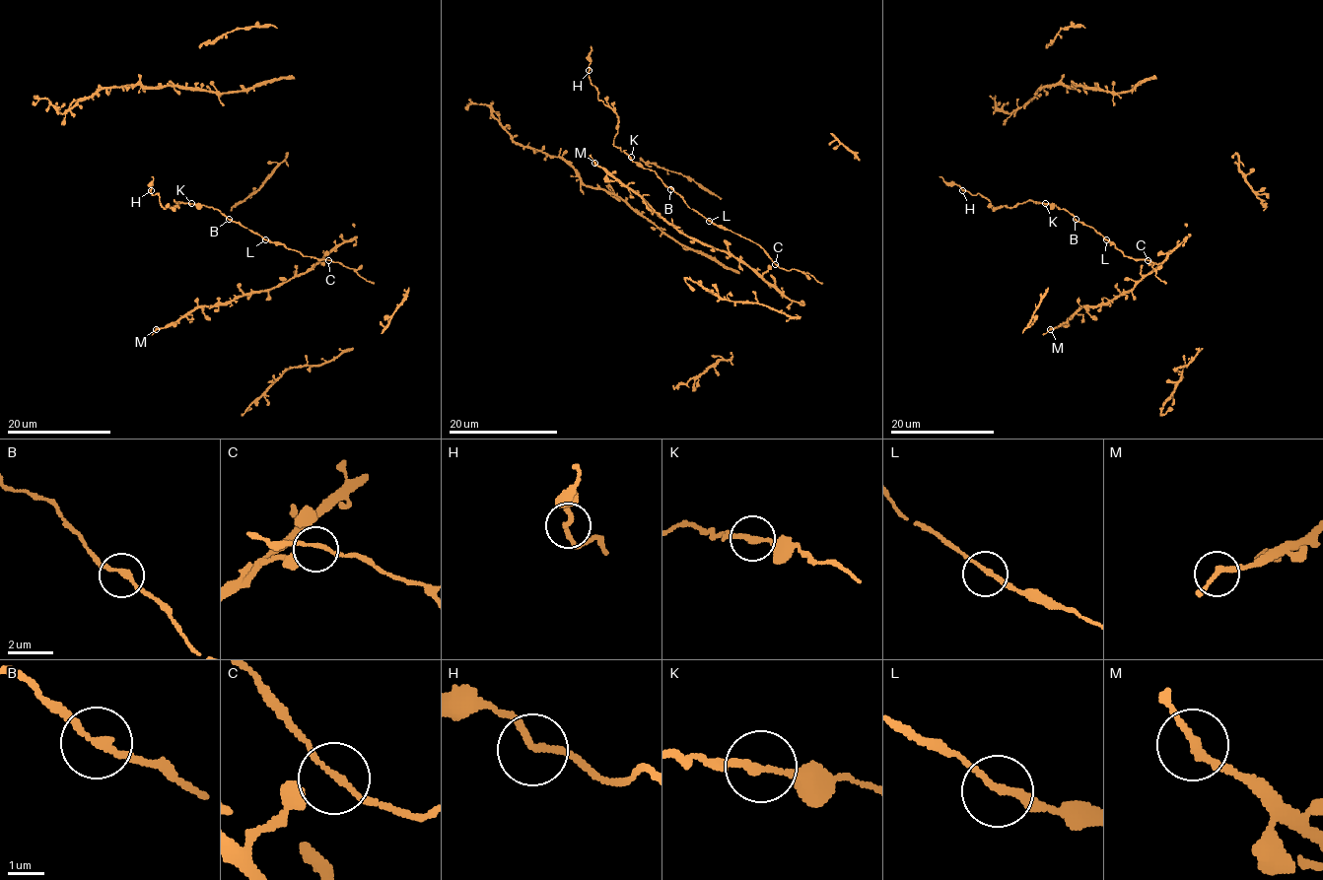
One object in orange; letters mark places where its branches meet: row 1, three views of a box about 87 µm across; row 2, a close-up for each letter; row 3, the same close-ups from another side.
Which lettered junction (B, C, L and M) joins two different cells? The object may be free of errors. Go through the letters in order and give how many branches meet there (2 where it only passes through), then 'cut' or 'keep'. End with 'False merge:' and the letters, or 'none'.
B: 2 | keep
C: 2 | keep
L: 2 | keep
M: 2 | keep
False merge: none

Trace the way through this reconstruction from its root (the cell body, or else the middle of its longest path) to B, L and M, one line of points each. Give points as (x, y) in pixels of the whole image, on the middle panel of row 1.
B: (588, 67), (597, 98), (616, 113), (613, 145), (652, 169), (670, 188)
L: (588, 67), (597, 98), (616, 113), (613, 145), (652, 169), (709, 221)
M: (588, 67), (597, 98), (616, 113), (613, 145), (775, 264), (757, 274), (689, 238), (594, 163)

